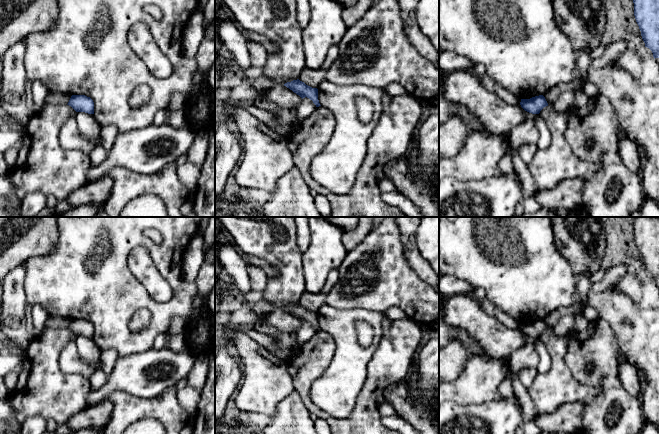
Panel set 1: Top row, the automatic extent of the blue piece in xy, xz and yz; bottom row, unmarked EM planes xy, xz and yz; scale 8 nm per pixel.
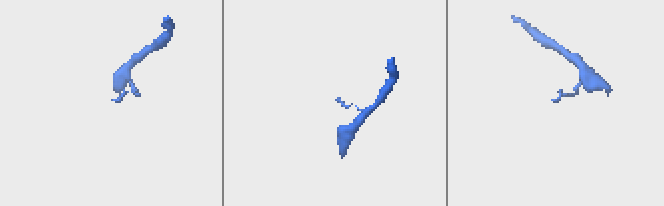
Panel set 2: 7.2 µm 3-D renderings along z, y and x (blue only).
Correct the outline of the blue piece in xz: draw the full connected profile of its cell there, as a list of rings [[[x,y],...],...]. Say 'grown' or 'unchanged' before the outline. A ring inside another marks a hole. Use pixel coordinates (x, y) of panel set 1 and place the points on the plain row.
unchanged; [[[299,303],[284,308],[287,312],[299,319],[302,323],[307,321],[313,325],[316,331],[321,330],[318,324],[318,313],[306,309]]]

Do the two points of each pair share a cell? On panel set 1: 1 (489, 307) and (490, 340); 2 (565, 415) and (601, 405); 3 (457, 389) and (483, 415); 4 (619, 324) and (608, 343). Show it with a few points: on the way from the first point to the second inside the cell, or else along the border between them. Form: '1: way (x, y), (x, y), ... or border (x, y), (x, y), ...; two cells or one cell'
1: border (480, 303), (481, 307), (488, 314), (509, 327); two cells
2: border (583, 402), (584, 409), (581, 423); two cells
3: border (450, 400), (464, 405), (478, 405), (496, 401); two cells
4: border (599, 316), (609, 323), (618, 347), (624, 354); two cells

